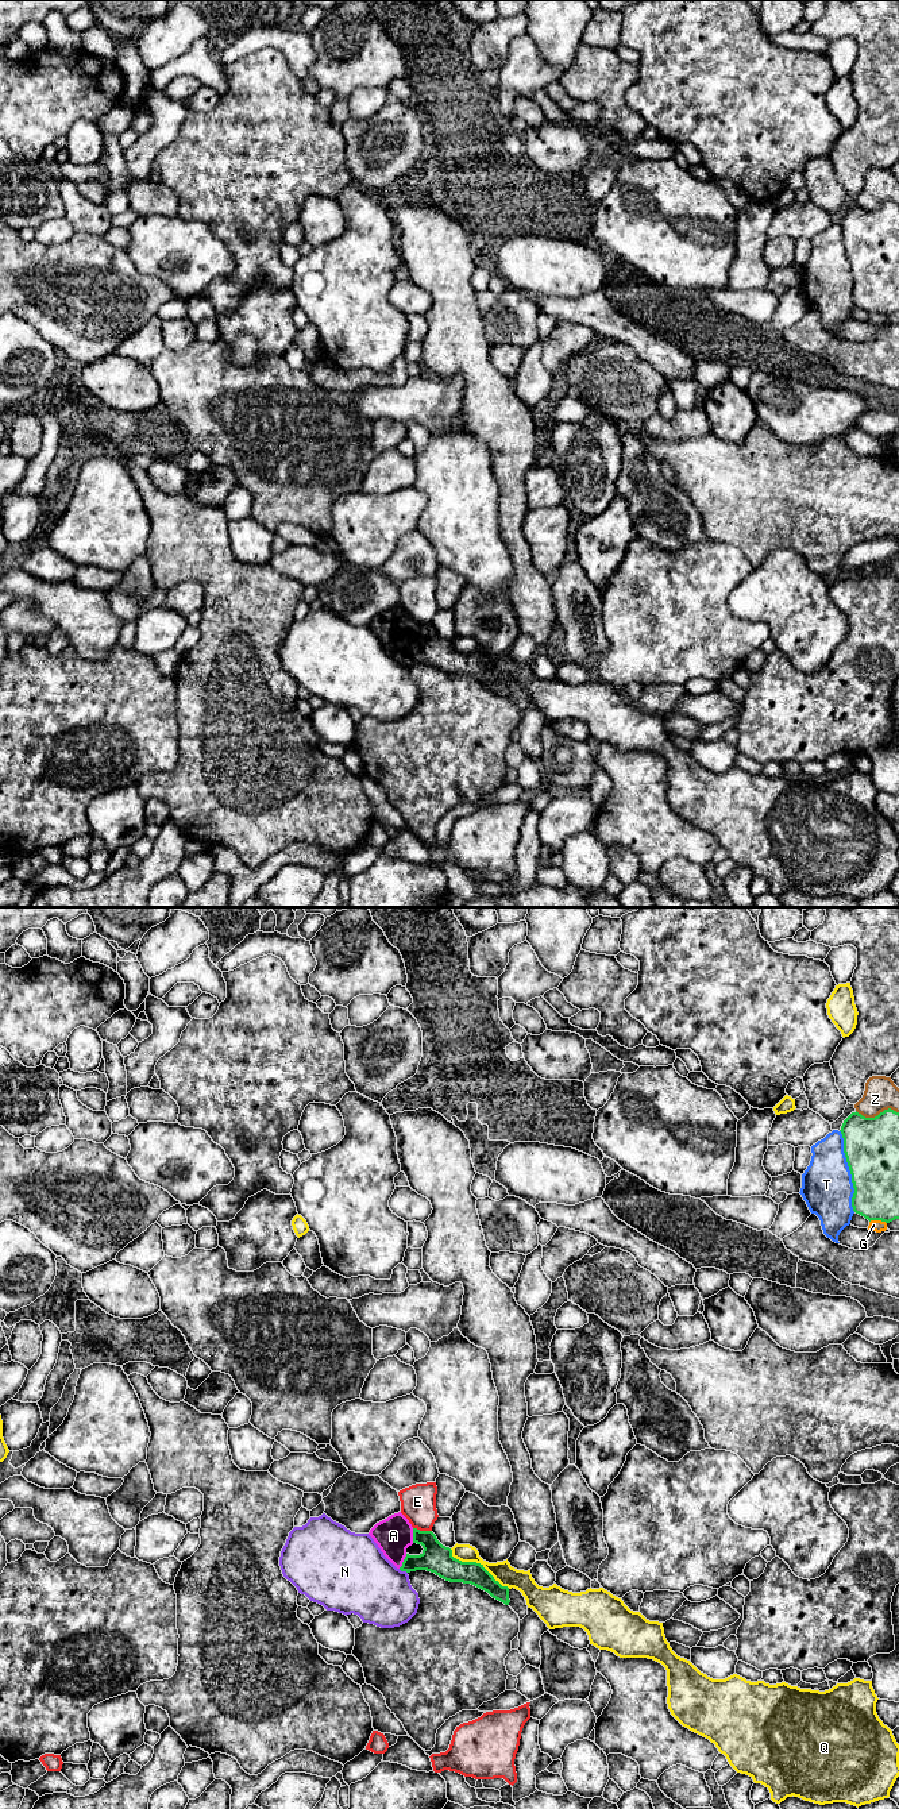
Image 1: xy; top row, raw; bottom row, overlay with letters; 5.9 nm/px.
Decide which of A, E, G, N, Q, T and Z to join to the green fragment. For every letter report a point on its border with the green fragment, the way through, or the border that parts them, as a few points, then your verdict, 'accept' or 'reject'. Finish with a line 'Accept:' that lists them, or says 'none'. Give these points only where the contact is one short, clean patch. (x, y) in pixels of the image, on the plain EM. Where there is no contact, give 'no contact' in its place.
A: xy (413, 628) | across xy (436, 651), (433, 644), (413, 628), (393, 628) | accept
E: xy (423, 624) | along xy (413, 620), (421, 624), (431, 624) | reject
G: xy (878, 312) | reject
N: xy (402, 663) | along xy (398, 662), (406, 666) | reject
Q: xy (478, 656) | reject
T: xy (849, 262) | reject
Z: xy (878, 208) | reject
Accept: A

